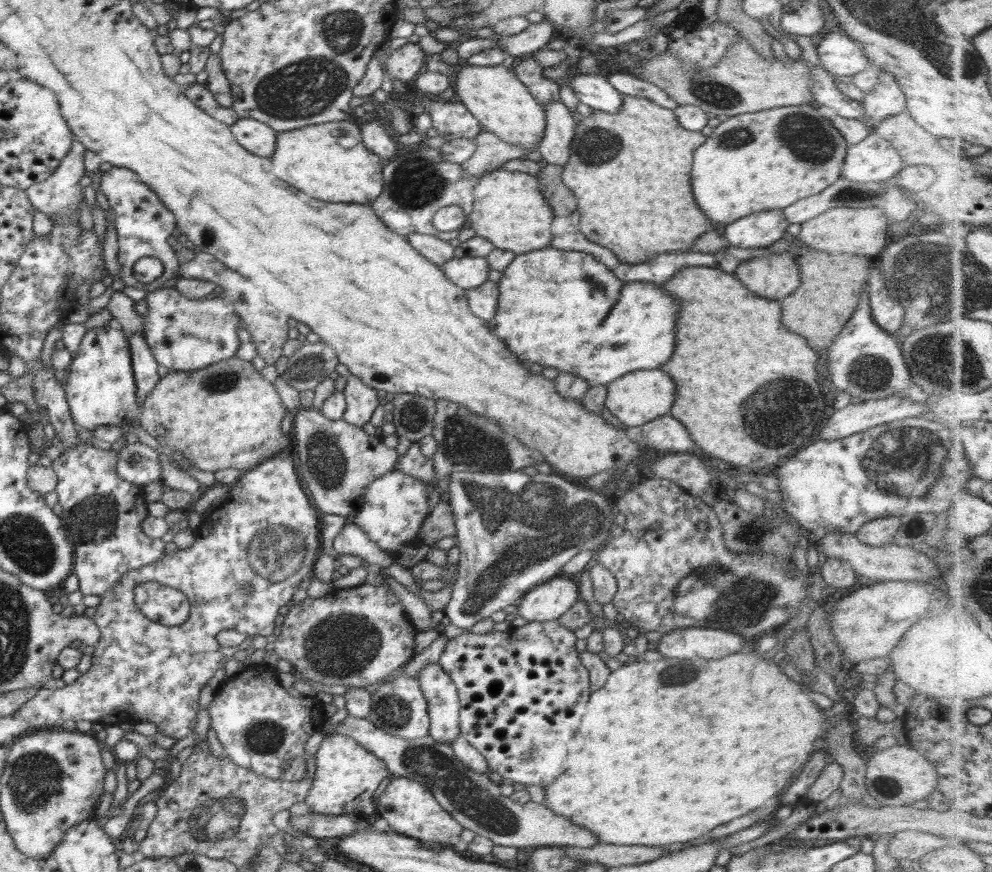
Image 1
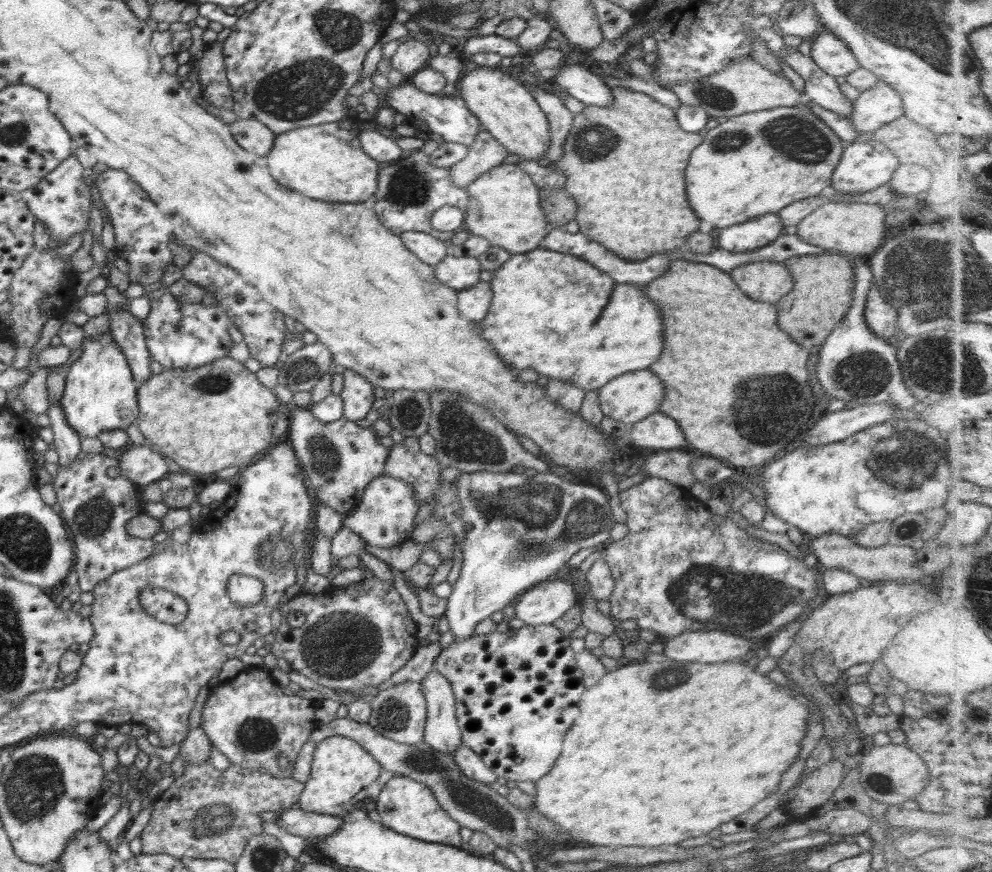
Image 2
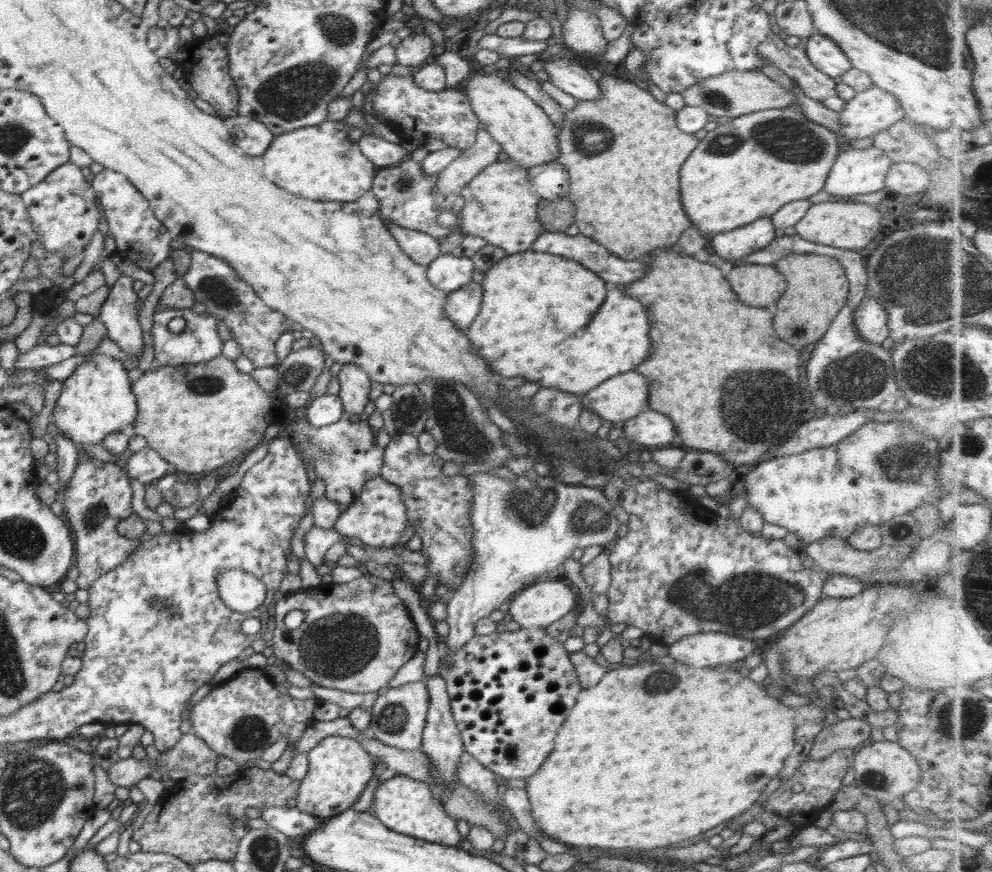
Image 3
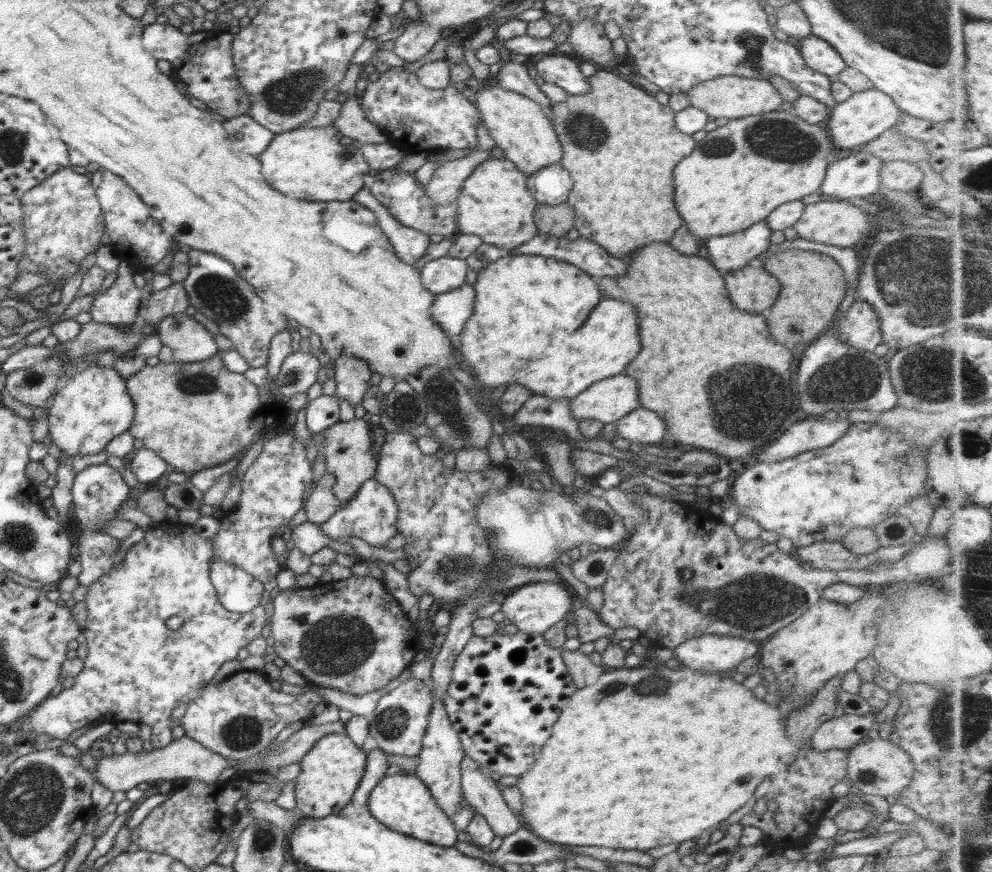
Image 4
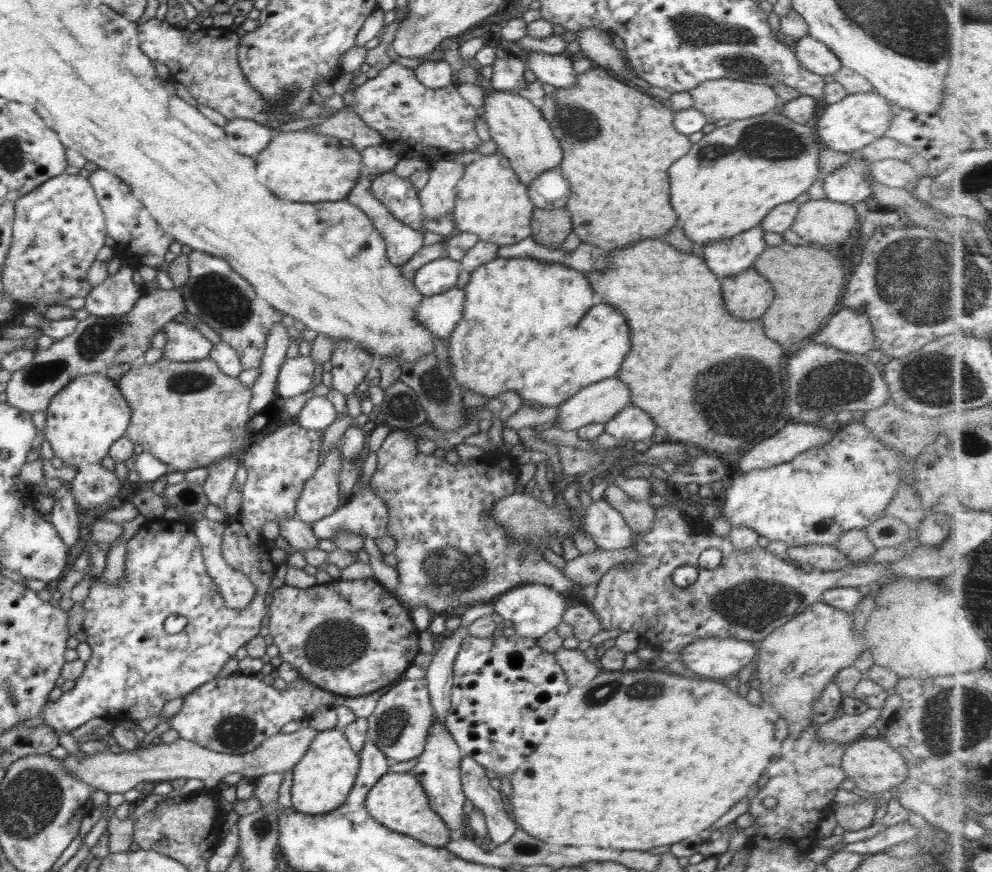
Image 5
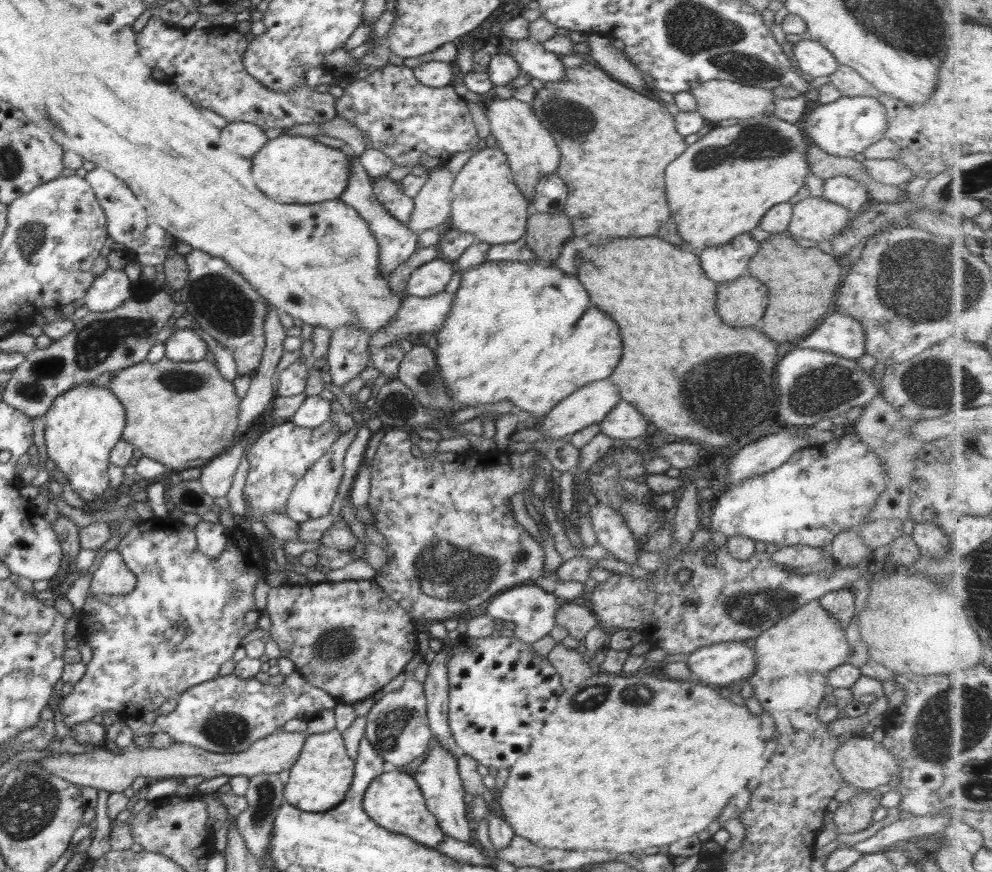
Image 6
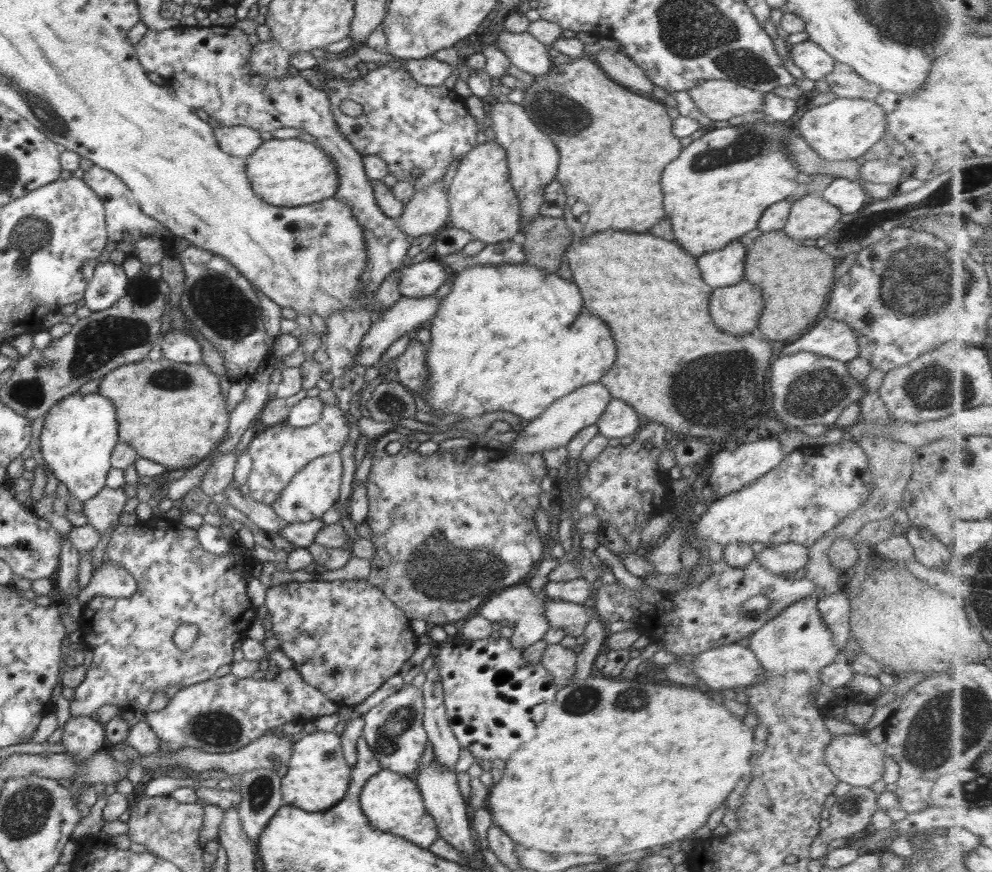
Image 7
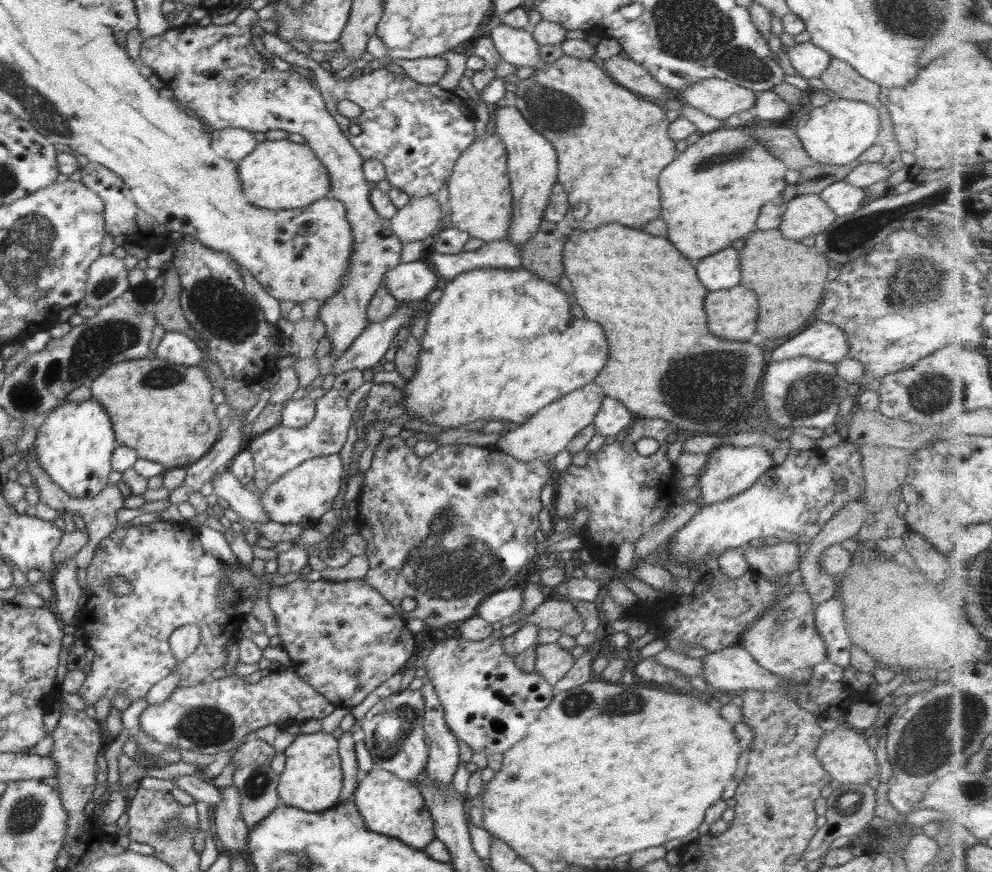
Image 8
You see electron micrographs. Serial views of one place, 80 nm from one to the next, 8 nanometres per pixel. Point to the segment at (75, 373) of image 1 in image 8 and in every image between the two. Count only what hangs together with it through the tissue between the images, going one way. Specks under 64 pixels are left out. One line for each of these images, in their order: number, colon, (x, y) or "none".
2: (100, 394)
3: (96, 400)
4: (94, 407)
5: (83, 420)
6: (82, 426)
7: (79, 433)
8: (74, 445)

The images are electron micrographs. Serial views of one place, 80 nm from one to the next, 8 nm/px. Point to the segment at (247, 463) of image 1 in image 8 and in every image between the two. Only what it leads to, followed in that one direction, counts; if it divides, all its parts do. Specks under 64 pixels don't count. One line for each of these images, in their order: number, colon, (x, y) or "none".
2: (218, 415)
3: (203, 417)
4: (195, 415)
5: (190, 414)
6: (182, 414)
7: (173, 413)
8: (164, 411)

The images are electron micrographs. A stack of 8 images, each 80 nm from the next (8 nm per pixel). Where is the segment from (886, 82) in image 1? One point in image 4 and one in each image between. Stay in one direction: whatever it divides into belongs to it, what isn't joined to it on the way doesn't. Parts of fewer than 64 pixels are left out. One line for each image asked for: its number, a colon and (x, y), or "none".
2: (874, 108)
3: (872, 110)
4: (858, 120)

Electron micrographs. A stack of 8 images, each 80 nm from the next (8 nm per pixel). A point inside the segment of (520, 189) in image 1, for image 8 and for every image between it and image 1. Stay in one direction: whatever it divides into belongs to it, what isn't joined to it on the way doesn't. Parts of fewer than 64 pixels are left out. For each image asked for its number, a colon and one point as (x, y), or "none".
2: (504, 208)
3: (500, 206)
4: (496, 204)
5: (491, 203)
6: (486, 203)
7: (482, 202)
8: (480, 201)

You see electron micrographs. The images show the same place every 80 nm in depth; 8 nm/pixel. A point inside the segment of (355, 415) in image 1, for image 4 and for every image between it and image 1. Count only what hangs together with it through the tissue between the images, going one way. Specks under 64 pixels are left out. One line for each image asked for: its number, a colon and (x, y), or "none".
2: (357, 395)
3: (355, 393)
4: (352, 374)

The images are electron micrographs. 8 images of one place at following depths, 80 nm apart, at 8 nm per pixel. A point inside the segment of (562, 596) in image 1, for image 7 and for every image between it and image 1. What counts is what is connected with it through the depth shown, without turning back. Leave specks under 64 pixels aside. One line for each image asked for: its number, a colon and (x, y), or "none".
2: (542, 604)
3: (539, 605)
4: (533, 608)
5: (534, 609)
6: (533, 610)
7: (516, 603)

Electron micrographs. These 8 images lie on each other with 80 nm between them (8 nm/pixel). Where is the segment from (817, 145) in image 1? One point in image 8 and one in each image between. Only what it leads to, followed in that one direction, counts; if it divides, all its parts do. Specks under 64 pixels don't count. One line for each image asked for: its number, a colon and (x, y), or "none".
2: (756, 163)
3: (746, 169)
4: (735, 177)
5: (729, 181)
6: (720, 187)
7: (716, 190)
8: (711, 193)

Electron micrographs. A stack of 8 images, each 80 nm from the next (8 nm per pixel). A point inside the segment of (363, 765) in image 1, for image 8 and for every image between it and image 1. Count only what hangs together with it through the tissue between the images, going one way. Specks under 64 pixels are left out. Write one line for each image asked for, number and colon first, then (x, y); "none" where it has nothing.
2: (341, 771)
3: (339, 769)
4: (330, 772)
5: (322, 778)
6: (322, 774)
7: (318, 776)
8: (312, 779)

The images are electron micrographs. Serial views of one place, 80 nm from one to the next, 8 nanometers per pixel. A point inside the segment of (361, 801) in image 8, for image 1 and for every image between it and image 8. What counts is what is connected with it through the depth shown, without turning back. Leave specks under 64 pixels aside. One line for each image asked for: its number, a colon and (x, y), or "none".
1: (410, 809)
2: (408, 807)
3: (411, 807)
4: (402, 802)
5: (398, 801)
6: (393, 800)
7: (392, 803)

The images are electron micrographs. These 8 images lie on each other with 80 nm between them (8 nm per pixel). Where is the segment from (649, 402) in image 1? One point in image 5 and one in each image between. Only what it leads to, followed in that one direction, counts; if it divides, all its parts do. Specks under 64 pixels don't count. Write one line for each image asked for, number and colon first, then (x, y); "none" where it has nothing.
2: (632, 396)
3: (623, 396)
4: (608, 400)
5: (598, 402)

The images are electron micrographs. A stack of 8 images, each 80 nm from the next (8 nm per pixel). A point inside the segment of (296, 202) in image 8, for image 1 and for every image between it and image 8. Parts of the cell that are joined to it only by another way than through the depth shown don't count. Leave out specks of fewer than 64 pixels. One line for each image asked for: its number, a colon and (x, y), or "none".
1: (310, 159)
2: (326, 162)
3: (319, 162)
4: (310, 164)
5: (303, 166)
6: (289, 169)
7: (290, 172)

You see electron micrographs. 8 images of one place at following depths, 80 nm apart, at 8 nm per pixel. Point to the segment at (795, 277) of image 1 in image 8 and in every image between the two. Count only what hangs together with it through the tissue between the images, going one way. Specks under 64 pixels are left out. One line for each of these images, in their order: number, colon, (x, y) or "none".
2: (767, 281)
3: (756, 285)
4: (753, 289)
5: (747, 295)
6: (742, 302)
7: (736, 309)
8: (731, 314)

